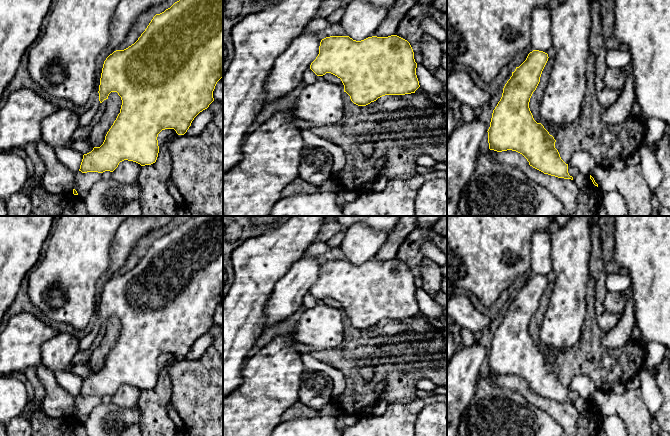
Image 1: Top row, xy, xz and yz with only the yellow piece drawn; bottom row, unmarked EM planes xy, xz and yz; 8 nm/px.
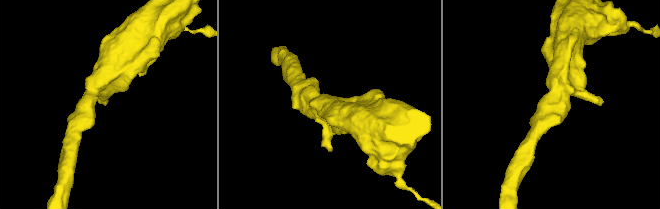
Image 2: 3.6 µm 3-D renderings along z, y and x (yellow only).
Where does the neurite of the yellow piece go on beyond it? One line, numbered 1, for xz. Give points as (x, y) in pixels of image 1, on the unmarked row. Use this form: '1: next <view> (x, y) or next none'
1: next none

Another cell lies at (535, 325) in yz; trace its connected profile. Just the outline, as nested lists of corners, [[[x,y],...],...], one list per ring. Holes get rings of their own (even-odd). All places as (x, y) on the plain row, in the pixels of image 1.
[[[549,281],[542,295],[540,306],[530,322],[529,332],[533,339],[534,344],[537,347],[541,347],[540,329],[544,319],[544,314],[550,302],[550,297],[551,297],[553,288],[554,288],[554,281]]]

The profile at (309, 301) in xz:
[[[308,292],[303,299],[303,305],[306,308],[313,308],[316,305],[318,305],[318,300],[310,293]]]

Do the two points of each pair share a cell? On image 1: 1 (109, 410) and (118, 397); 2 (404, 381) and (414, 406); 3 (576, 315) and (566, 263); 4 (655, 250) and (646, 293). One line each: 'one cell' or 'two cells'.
1: two cells
2: two cells
3: one cell
4: one cell

